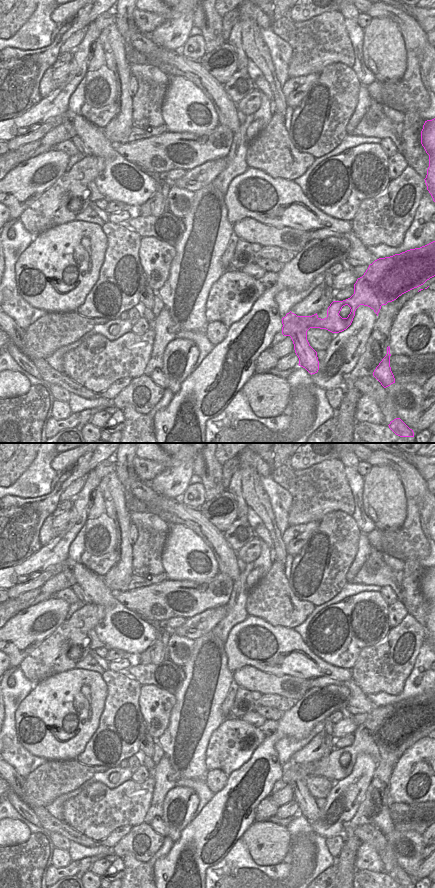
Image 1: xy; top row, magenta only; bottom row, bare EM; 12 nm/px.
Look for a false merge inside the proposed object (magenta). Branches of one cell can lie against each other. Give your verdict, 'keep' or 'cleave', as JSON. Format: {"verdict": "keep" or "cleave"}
{"verdict": "cleave"}

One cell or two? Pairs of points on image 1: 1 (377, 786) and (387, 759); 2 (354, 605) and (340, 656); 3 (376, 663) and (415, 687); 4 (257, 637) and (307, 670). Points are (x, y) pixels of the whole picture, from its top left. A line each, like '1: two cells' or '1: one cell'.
1: one cell
2: one cell
3: two cells
4: one cell

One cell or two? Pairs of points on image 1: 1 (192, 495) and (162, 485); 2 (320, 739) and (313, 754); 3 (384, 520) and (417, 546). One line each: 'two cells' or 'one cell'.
1: two cells
2: one cell
3: two cells

